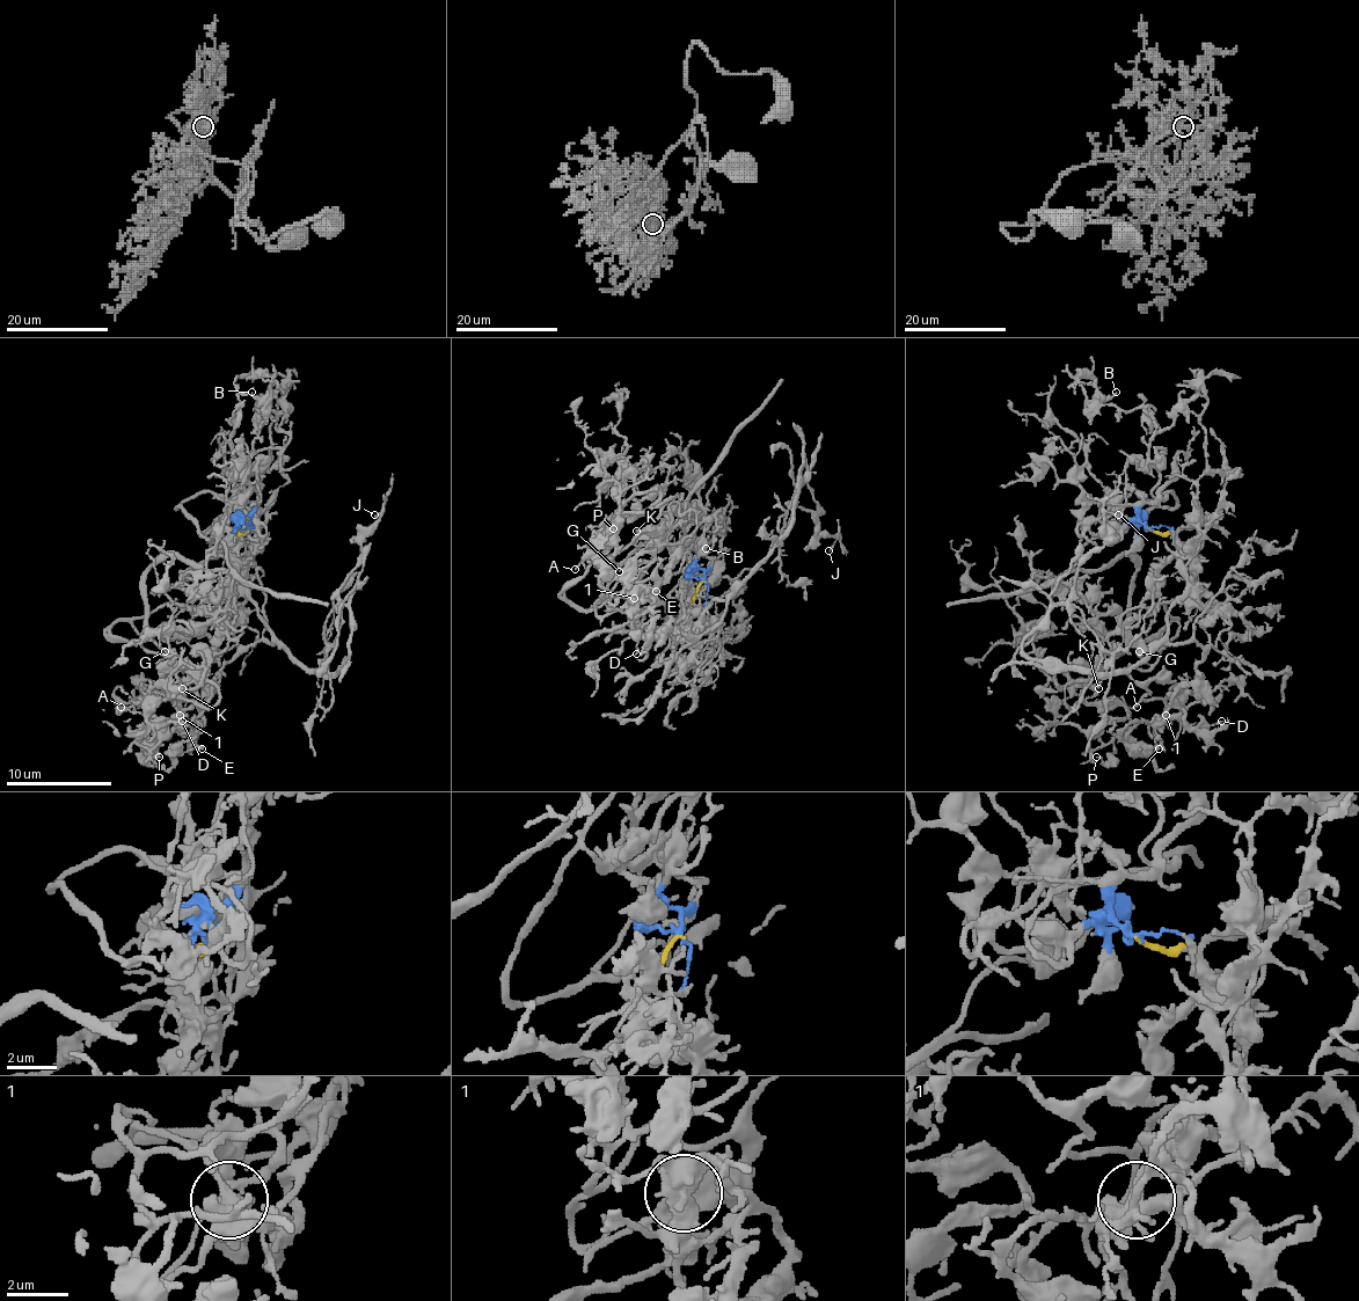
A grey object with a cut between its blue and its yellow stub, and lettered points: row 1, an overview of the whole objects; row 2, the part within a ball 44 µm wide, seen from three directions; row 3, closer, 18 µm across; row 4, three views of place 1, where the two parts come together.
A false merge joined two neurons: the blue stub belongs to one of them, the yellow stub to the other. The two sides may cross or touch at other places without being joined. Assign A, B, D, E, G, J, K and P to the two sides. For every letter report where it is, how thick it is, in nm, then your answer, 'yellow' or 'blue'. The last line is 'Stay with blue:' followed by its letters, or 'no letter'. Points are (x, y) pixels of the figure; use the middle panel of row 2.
A: place (575, 569); calibre 110 nm; blue
B: place (706, 548); calibre 140 nm; blue
D: place (636, 653); calibre 140 nm; blue
E: place (656, 591); calibre 170 nm; blue
G: place (619, 571); calibre 100 nm; blue
J: place (828, 550); calibre 110 nm; yellow
K: place (636, 531); calibre 110 nm; blue
P: place (613, 528); calibre 110 nm; blue
Stay with blue: A, B, D, E, G, K, P

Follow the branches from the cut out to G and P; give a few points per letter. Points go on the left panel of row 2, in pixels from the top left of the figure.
G: (249, 526), (210, 540), (228, 565), (154, 563), (141, 637), (110, 629), (165, 650)
P: (249, 526), (210, 540), (242, 629), (197, 677), (218, 701), (152, 703), (131, 751), (160, 757)

